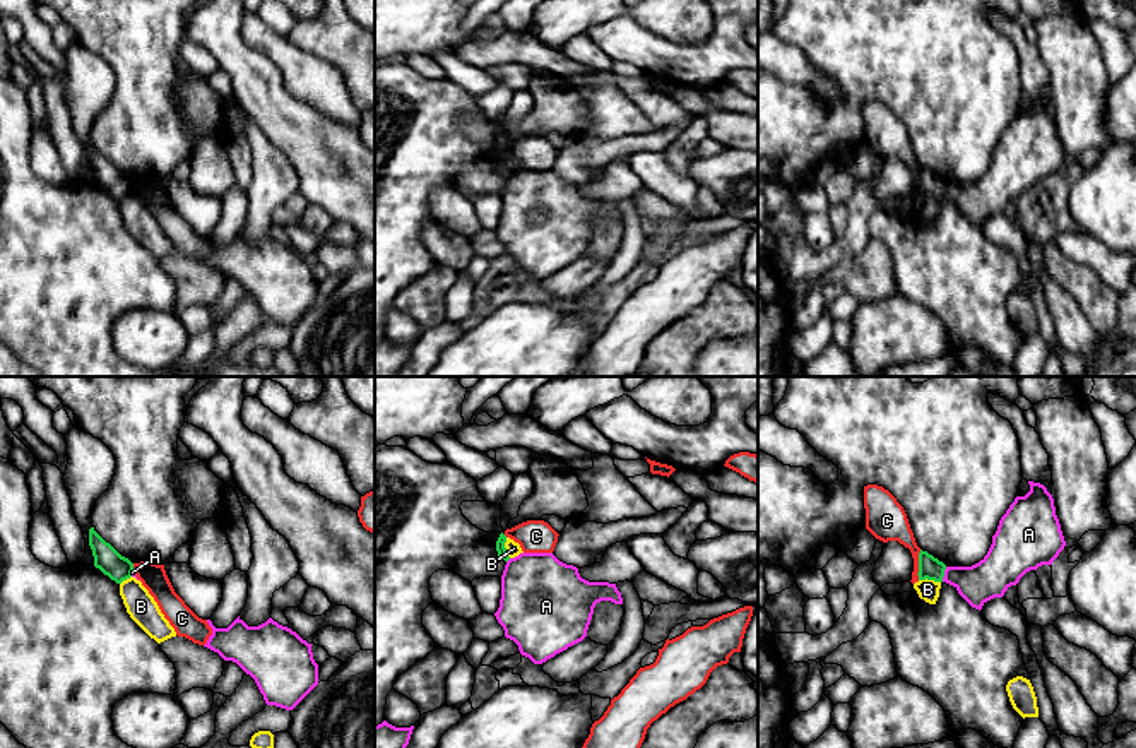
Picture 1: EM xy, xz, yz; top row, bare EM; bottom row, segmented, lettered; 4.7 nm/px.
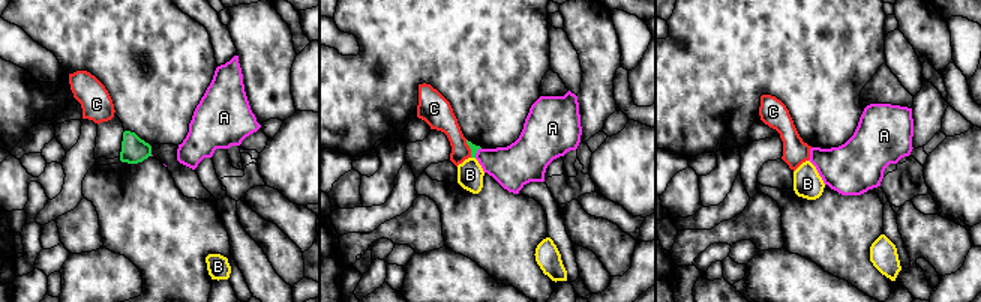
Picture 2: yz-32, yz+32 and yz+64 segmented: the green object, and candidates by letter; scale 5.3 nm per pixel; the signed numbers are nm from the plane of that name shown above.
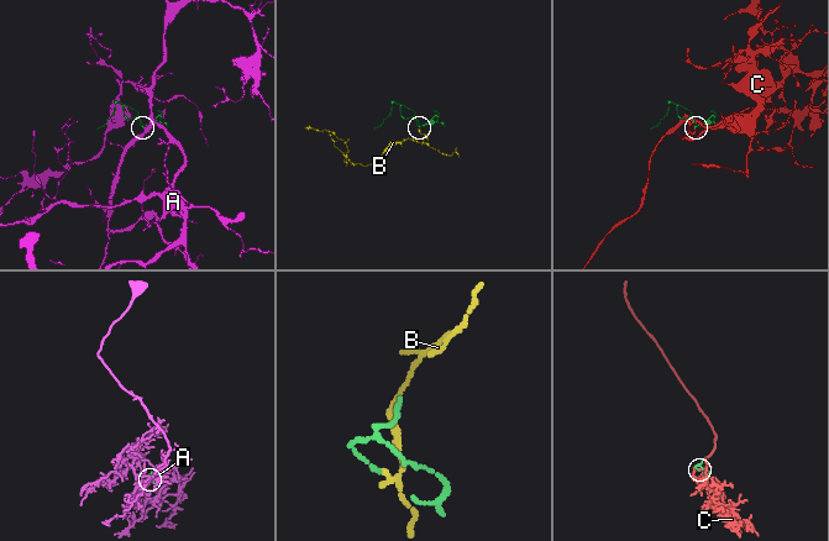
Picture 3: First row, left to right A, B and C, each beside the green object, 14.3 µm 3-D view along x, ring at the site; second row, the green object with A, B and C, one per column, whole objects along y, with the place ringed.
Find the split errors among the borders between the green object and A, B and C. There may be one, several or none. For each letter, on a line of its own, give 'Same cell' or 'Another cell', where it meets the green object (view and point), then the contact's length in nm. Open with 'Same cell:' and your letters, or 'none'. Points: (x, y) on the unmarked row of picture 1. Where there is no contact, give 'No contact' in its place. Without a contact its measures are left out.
Same cell: none
A: Another cell. Touches green at yz (943, 190). Shared border 80 nm
B: Another cell. Touches green at yz (929, 195). Shared border 110 nm
C: Another cell. Touches green at yz (919, 182). Shared border 140 nm

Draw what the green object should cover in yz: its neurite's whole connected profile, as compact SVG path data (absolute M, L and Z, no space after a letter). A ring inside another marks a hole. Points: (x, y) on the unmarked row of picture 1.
M927 168L919 169L919 197L943 199L946 181L929 171Z

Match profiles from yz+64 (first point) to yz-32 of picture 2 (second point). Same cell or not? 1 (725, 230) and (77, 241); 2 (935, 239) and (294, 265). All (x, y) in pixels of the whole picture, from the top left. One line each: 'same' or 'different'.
1: same
2: same

